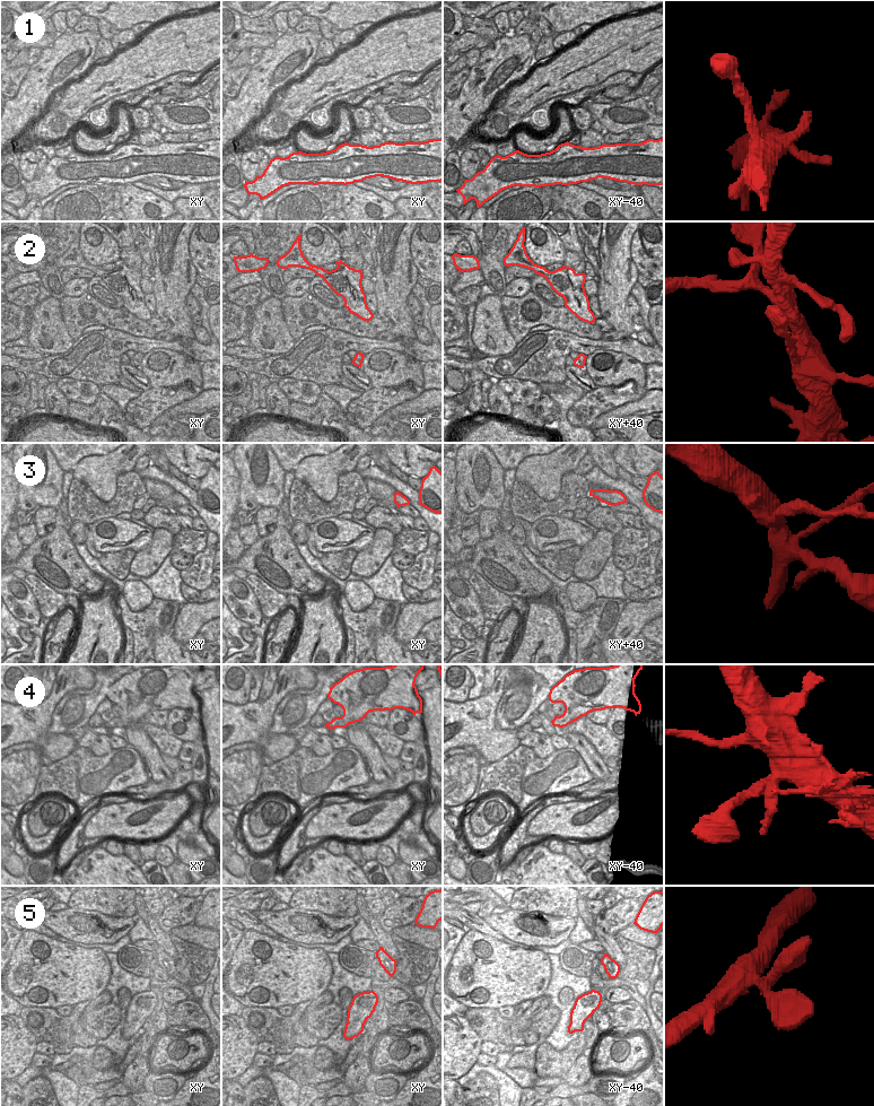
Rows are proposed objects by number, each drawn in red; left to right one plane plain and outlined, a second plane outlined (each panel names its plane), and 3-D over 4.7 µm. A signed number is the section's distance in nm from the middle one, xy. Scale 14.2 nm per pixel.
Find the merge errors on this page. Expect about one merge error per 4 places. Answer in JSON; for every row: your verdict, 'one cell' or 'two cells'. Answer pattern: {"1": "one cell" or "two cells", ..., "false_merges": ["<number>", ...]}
{"1": "one cell", "2": "one cell", "3": "two cells", "4": "one cell", "5": "one cell", "false_merges": ["3"]}

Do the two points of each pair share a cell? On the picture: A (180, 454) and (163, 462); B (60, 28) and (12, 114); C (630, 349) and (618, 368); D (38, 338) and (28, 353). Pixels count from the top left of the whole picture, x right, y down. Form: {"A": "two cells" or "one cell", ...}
{"A": "two cells", "B": "two cells", "C": "two cells", "D": "two cells"}

